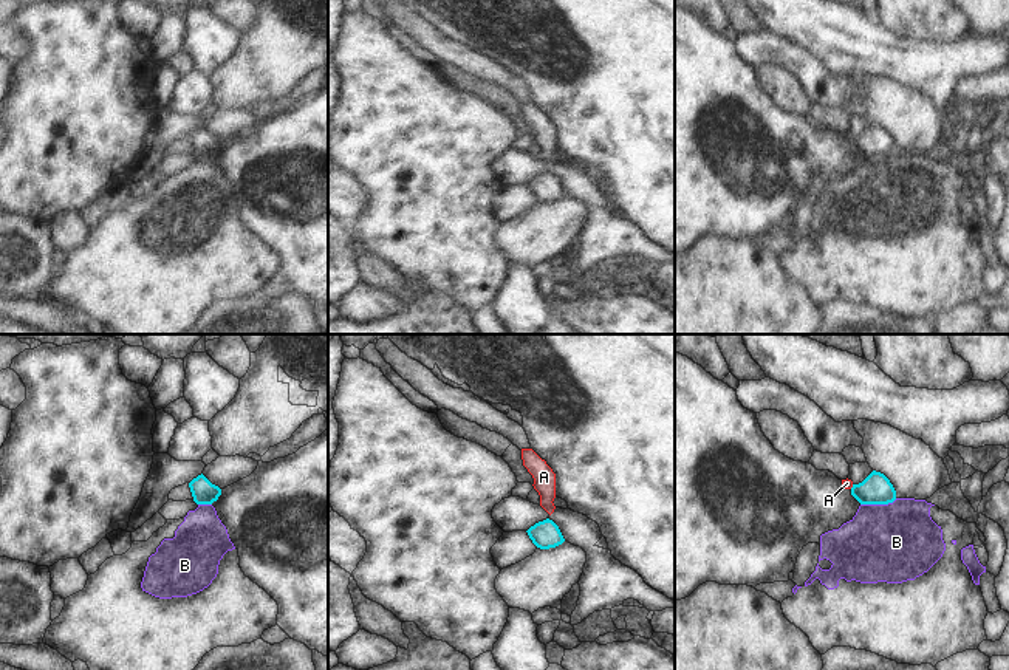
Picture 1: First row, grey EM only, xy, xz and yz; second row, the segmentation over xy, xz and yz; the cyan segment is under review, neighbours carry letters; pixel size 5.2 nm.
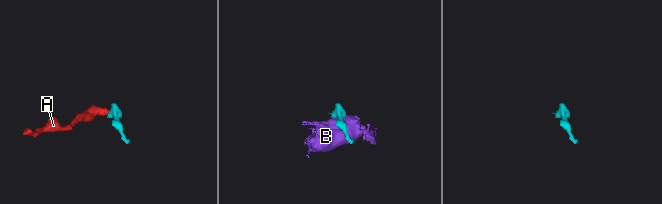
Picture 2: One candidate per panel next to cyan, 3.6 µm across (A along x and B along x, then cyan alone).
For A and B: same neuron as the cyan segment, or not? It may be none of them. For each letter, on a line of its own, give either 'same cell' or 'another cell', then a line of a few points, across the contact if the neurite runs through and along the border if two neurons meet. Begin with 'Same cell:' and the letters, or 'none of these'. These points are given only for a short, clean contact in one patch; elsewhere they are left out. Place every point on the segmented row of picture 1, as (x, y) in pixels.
Same cell: A
A: same cell; line yz (876, 489), (853, 486), (847, 483)
B: another cell; line yz (896, 499), (887, 503), (861, 505)

